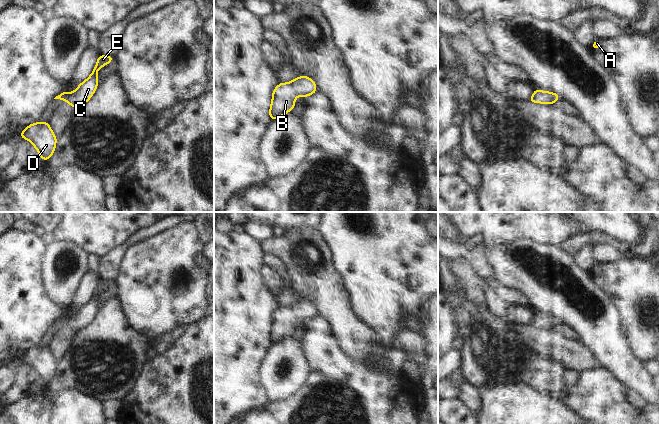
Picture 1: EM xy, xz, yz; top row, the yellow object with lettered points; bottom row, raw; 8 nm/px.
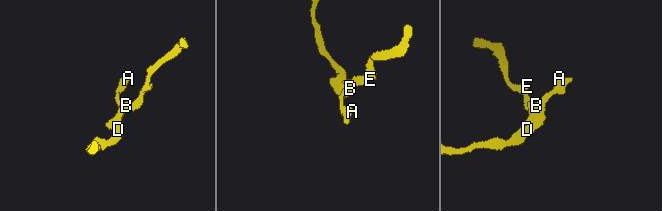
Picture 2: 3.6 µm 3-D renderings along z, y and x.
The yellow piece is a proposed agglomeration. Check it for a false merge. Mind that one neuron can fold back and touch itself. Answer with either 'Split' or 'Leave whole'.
Leave whole

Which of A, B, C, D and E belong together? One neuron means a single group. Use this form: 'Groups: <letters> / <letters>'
Groups: A B C D E

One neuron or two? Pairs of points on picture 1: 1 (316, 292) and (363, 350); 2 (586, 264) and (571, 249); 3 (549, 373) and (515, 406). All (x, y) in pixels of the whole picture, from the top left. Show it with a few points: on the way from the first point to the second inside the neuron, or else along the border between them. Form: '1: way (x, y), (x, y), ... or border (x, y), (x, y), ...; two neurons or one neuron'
1: way (330, 306), (339, 315), (343, 324), (353, 336); one neuron
2: border (594, 243), (588, 243), (573, 257); two neurons
3: border (510, 383), (524, 382), (541, 393); two neurons

